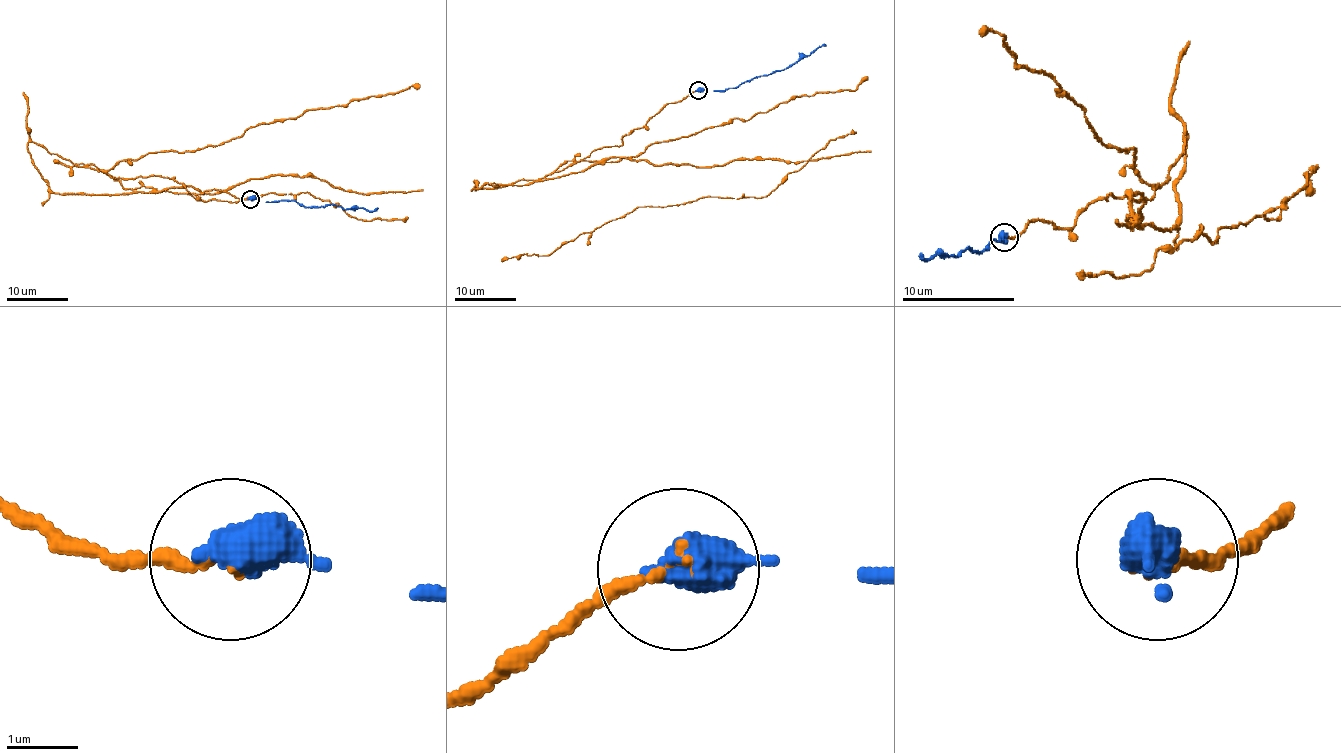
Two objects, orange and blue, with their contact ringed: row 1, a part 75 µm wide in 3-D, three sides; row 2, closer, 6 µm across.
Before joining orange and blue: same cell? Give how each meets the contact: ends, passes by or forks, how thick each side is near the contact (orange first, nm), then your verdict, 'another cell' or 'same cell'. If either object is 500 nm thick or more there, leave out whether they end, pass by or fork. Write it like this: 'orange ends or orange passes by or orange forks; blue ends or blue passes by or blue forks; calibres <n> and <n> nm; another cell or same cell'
calibres 140 and 600 nm; same cell

